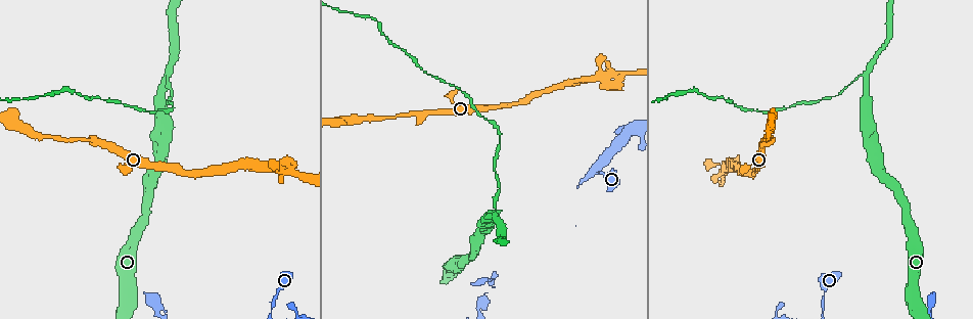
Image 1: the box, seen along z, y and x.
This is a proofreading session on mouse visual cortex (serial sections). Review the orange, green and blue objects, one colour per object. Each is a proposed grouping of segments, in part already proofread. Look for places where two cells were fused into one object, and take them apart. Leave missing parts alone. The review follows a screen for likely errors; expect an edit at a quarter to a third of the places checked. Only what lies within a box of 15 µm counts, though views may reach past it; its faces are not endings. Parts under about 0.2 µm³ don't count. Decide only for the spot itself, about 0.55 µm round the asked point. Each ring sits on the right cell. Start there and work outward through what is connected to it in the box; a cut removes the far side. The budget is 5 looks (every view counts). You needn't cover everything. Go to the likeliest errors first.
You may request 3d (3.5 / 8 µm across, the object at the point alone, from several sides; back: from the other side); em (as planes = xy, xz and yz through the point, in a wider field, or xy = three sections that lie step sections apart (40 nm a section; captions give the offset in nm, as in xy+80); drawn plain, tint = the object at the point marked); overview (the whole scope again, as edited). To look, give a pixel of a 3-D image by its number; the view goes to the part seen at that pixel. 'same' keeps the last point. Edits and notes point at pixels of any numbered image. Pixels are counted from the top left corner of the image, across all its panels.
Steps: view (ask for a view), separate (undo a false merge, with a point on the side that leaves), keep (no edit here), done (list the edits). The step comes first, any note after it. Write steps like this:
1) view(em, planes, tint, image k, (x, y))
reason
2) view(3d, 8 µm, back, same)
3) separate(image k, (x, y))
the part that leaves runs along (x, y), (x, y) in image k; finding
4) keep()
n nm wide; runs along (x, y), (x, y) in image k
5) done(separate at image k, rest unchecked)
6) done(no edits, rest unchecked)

view(3d, 3.5 µm, image 1, (493, 216))
branch point

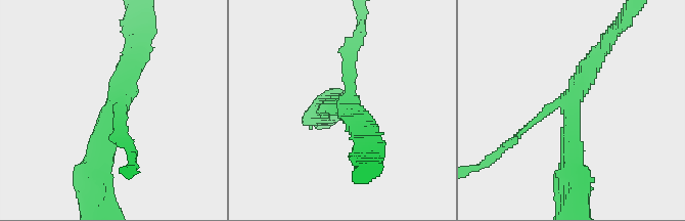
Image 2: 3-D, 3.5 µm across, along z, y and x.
view(em, xy, step 2, tint, image 2, (568, 106))
3 arms; arms of 100, 300, 300 nm

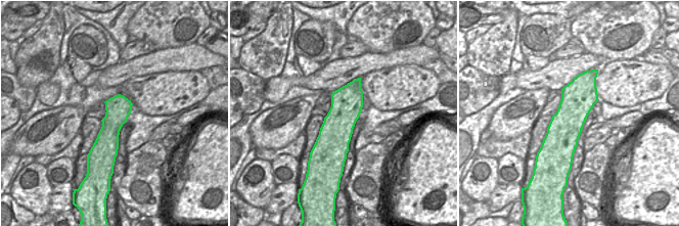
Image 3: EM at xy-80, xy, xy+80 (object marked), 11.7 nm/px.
view(em, xy, step 1, tint, same)
another direction

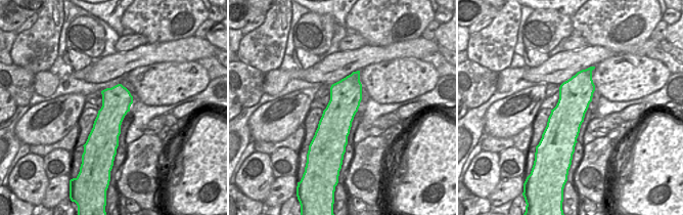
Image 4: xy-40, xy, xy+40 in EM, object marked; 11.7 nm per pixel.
keep()
runs along (97, 168), (135, 48) in image 2; all the same cell

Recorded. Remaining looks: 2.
view(3d, 8 µm, image 1, (599, 173))
calibre changes

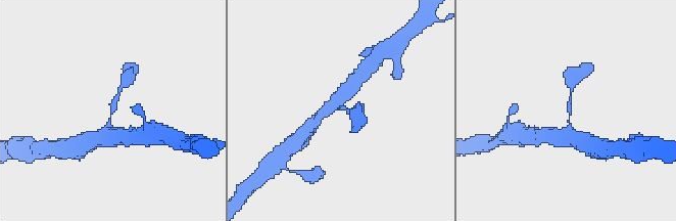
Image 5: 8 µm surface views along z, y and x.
view(em, xy, step 2, tint, image 5, (340, 108))

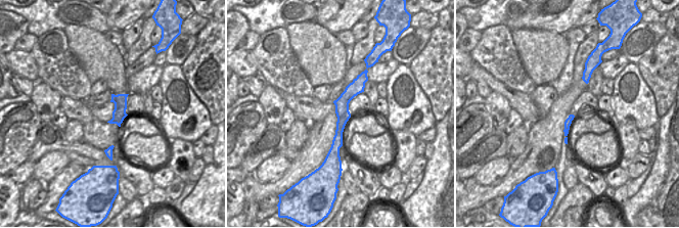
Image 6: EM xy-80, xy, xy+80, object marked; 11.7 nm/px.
keep()
170 nm wide; runs along (571, 90), (570, 127), (557, 133) in image 5; one cell here

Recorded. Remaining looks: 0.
done(no edits, rest unchecked)

